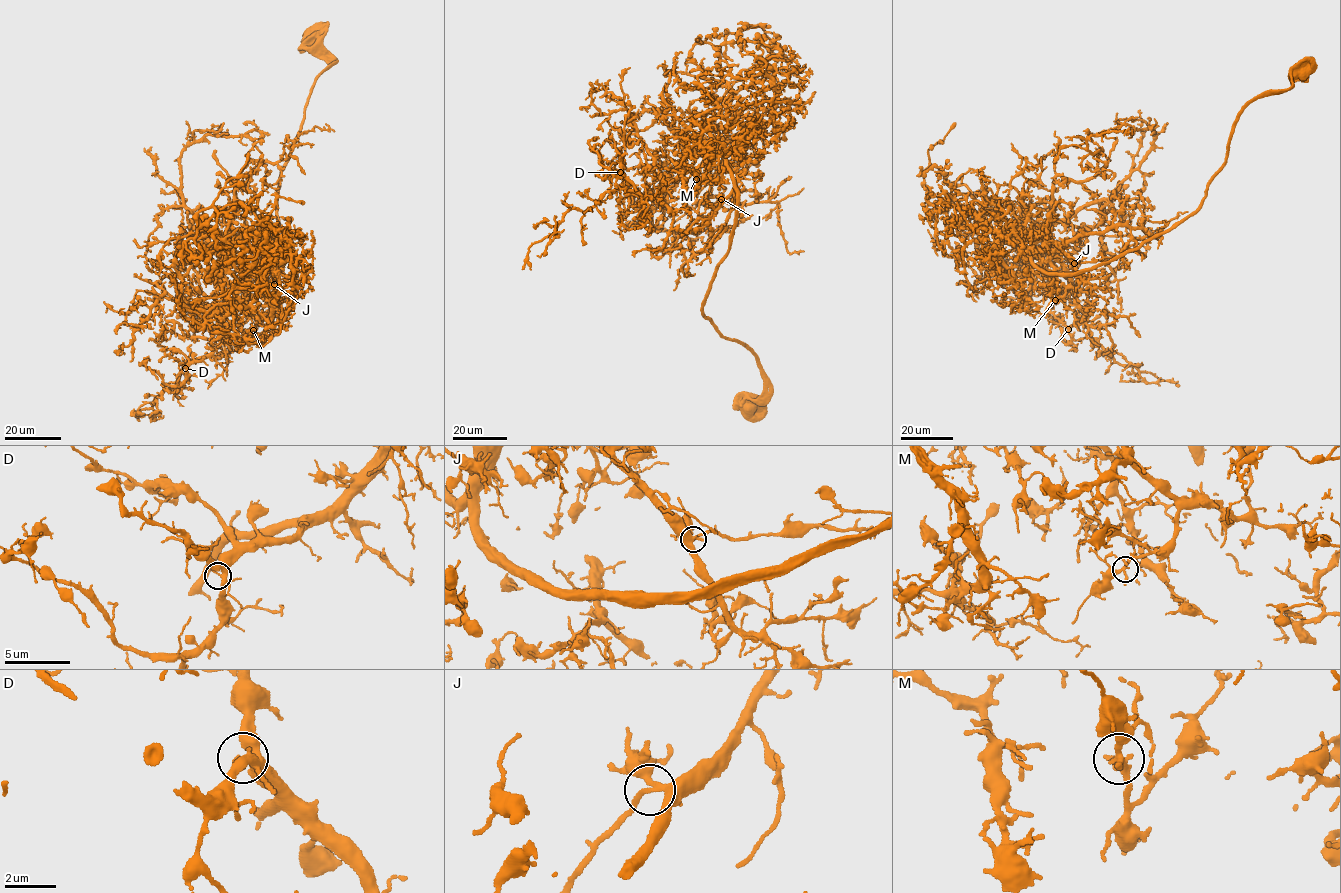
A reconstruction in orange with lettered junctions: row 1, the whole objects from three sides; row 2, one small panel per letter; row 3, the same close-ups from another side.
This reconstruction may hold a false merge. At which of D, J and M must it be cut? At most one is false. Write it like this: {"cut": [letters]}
{"cut": []}

